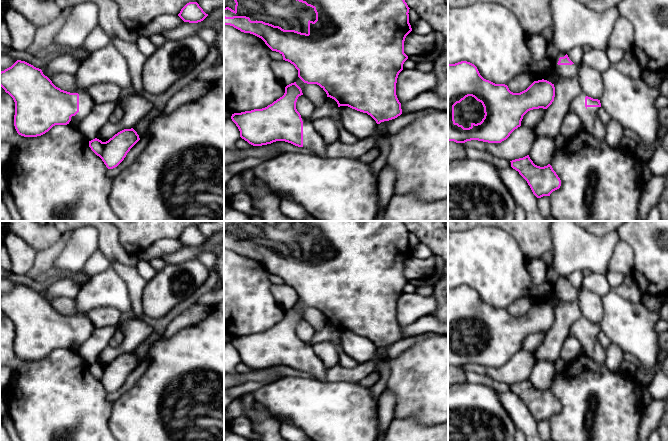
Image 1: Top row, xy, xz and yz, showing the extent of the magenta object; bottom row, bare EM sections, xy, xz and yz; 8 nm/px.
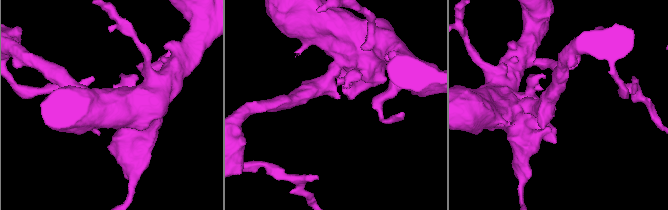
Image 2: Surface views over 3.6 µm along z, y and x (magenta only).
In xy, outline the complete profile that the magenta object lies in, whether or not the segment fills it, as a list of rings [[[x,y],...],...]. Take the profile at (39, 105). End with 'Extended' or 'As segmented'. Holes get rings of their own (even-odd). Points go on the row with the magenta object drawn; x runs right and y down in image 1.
[[[21,60],[0,72],[0,86],[15,102],[14,126],[17,133],[24,137],[41,136],[55,125],[81,122],[96,104],[87,92],[70,93],[61,90],[41,69]]]. Extended

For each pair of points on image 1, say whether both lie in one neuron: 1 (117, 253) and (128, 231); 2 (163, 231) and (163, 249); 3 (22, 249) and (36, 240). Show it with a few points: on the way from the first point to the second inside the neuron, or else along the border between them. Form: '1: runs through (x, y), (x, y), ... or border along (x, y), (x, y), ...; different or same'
1: border along (117, 231), (120, 244), (128, 252), (137, 255); different
2: border along (177, 238), (160, 238), (142, 250); different
3: border along (11, 231), (37, 251); different

